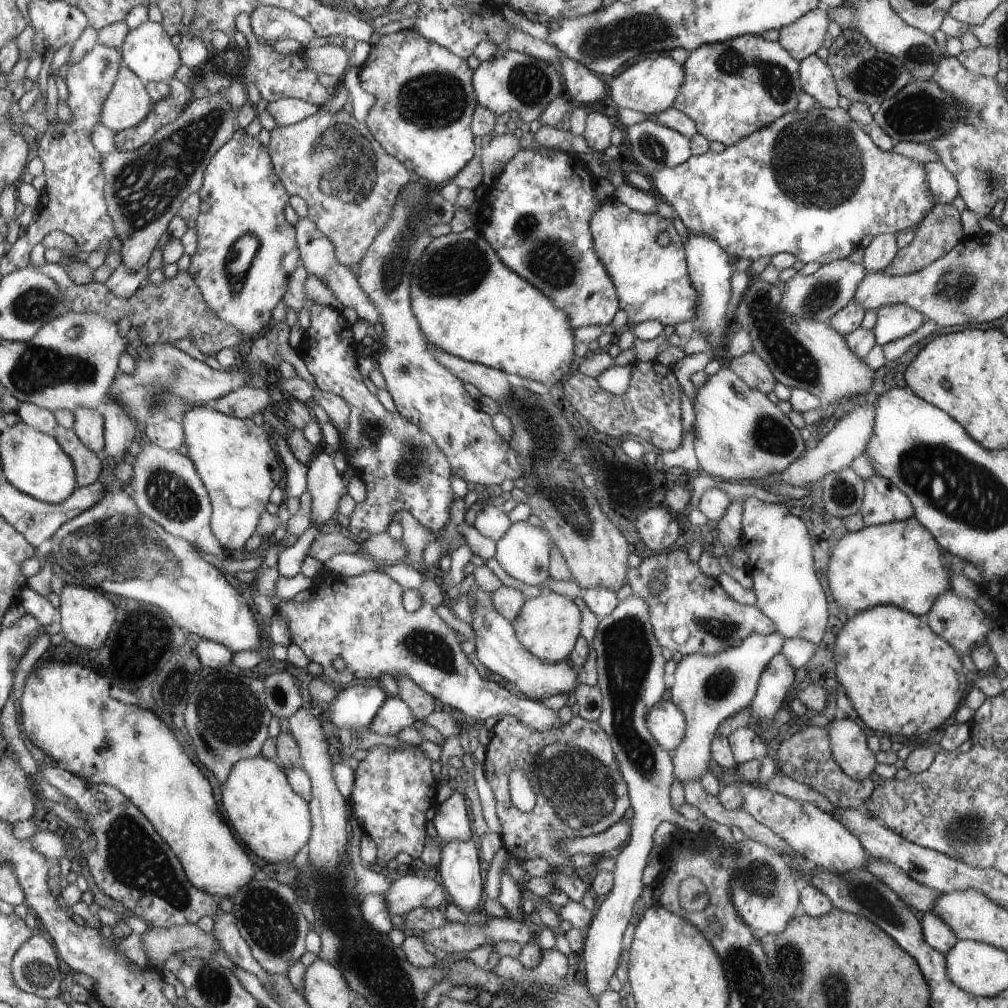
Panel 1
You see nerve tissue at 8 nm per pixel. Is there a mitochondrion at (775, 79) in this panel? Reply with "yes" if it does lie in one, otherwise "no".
yes

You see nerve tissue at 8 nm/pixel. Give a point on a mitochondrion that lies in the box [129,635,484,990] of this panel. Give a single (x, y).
(268, 915)

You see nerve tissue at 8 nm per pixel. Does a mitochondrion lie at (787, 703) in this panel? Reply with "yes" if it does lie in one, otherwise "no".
no

